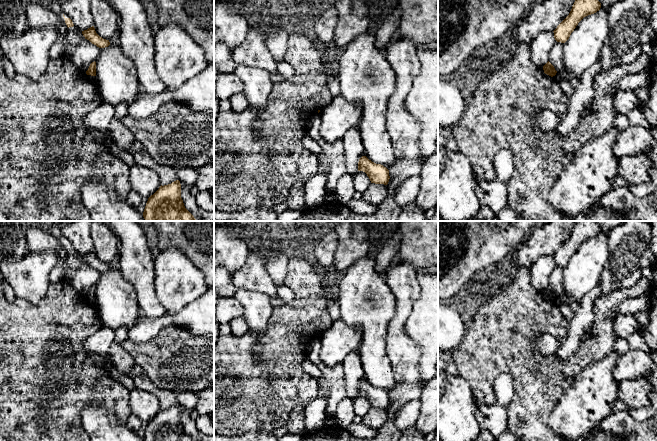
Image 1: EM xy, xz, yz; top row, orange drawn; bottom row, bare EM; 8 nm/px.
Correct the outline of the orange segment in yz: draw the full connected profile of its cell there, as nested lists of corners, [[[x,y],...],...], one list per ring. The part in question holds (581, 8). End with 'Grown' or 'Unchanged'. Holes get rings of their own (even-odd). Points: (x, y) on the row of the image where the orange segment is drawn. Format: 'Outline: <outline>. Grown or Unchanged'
Outline: [[[575,0],[569,15],[553,31],[557,42],[565,43],[578,23],[586,16],[599,11],[601,3],[598,0]]]. Unchanged

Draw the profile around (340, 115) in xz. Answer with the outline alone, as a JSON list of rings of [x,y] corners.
[[[341,94],[319,112],[321,140],[332,144],[343,139],[347,131],[357,126],[362,117],[362,104],[349,102]]]

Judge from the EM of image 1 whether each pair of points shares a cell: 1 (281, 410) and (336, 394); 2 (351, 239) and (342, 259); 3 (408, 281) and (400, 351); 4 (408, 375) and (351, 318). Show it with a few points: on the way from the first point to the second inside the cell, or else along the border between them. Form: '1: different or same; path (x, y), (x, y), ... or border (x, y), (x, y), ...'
1: different; border (317, 379), (318, 391)
2: same; path (351, 244), (351, 248), (346, 254)
3: same; path (405, 298), (399, 320), (399, 334)
4: different; border (387, 330), (386, 354), (390, 361), (393, 377)

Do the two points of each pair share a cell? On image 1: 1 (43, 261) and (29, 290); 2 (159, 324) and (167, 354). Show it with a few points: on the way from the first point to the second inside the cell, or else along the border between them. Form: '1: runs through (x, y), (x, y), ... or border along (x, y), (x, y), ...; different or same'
1: runs through (36, 268), (29, 275), (29, 283); same
2: border along (185, 329), (168, 325), (152, 339), (142, 343); different

